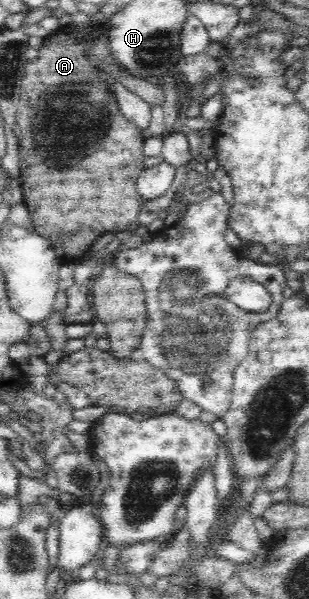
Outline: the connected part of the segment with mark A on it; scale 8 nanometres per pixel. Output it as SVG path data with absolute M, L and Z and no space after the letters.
M67 20L63 21L63 24L58 28L50 38L46 38L44 40L44 47L39 50L40 55L38 56L37 60L34 60L33 62L30 62L26 67L25 67L25 72L24 75L22 76L22 100L20 100L20 103L18 105L18 110L17 110L17 115L16 115L16 120L17 120L17 125L20 127L20 135L17 139L17 149L19 150L19 160L20 160L20 167L21 167L21 174L19 176L20 178L20 184L22 185L22 189L24 189L24 198L23 198L23 203L24 203L24 209L26 214L28 216L31 216L31 220L33 222L33 228L34 230L38 233L41 234L44 238L49 239L51 243L53 243L53 247L55 248L55 253L57 254L58 260L61 261L75 261L78 260L80 257L83 257L86 253L88 253L94 244L94 242L98 239L99 236L102 236L102 234L106 232L120 232L121 230L130 230L132 232L135 232L138 230L138 226L141 226L140 223L138 222L138 213L140 210L142 210L142 207L144 204L148 201L145 198L142 198L138 194L137 191L137 178L140 176L140 173L144 171L144 166L143 166L143 146L147 144L148 142L146 139L143 137L142 130L139 129L135 124L132 124L129 120L126 120L119 111L118 105L116 101L116 97L114 97L114 92L112 92L112 89L110 89L110 86L104 85L107 80L106 73L102 72L102 70L98 70L97 68L100 68L100 64L115 64L115 66L119 66L121 68L121 72L127 72L128 78L132 77L128 71L126 71L126 68L122 67L114 57L112 57L112 53L110 53L110 35L108 35L108 26L100 26L100 27L92 27L92 31L90 33L81 33L80 31L76 31L72 28L72 26L69 24Z

